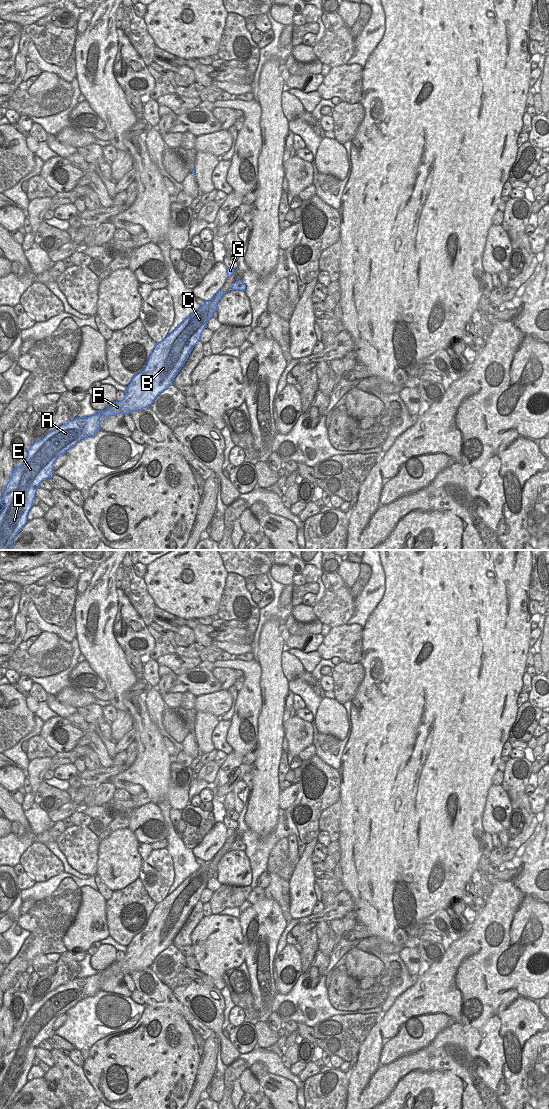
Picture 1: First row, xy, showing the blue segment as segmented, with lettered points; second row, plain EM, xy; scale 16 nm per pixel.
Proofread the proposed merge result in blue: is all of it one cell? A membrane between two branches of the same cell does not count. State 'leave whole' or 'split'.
leave whole

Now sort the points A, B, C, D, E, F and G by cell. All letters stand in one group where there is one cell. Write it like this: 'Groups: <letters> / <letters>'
Groups: A B C D E F G.

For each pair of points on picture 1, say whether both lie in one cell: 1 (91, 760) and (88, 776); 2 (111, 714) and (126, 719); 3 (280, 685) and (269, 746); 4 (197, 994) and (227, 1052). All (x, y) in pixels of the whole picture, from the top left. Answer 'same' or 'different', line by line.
1: different
2: different
3: same
4: same

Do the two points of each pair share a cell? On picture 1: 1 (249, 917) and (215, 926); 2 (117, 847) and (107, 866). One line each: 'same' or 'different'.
1: different
2: same

